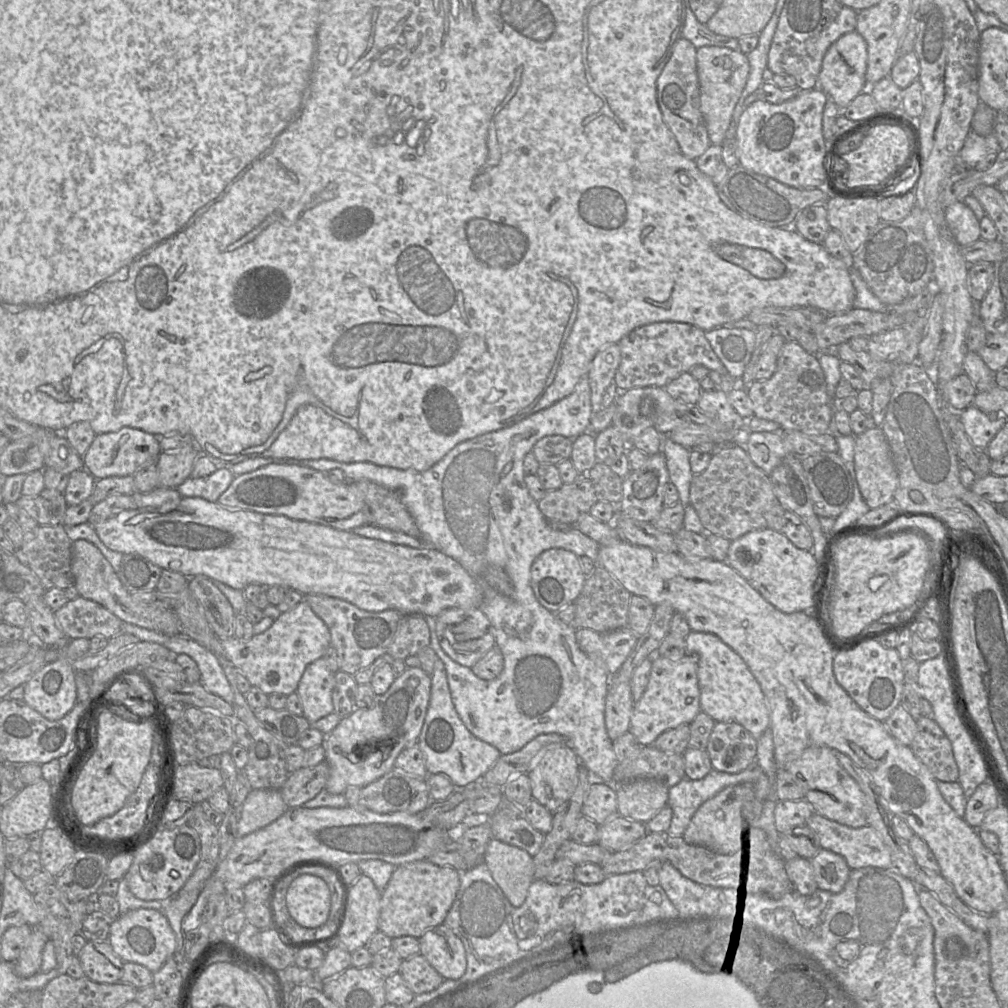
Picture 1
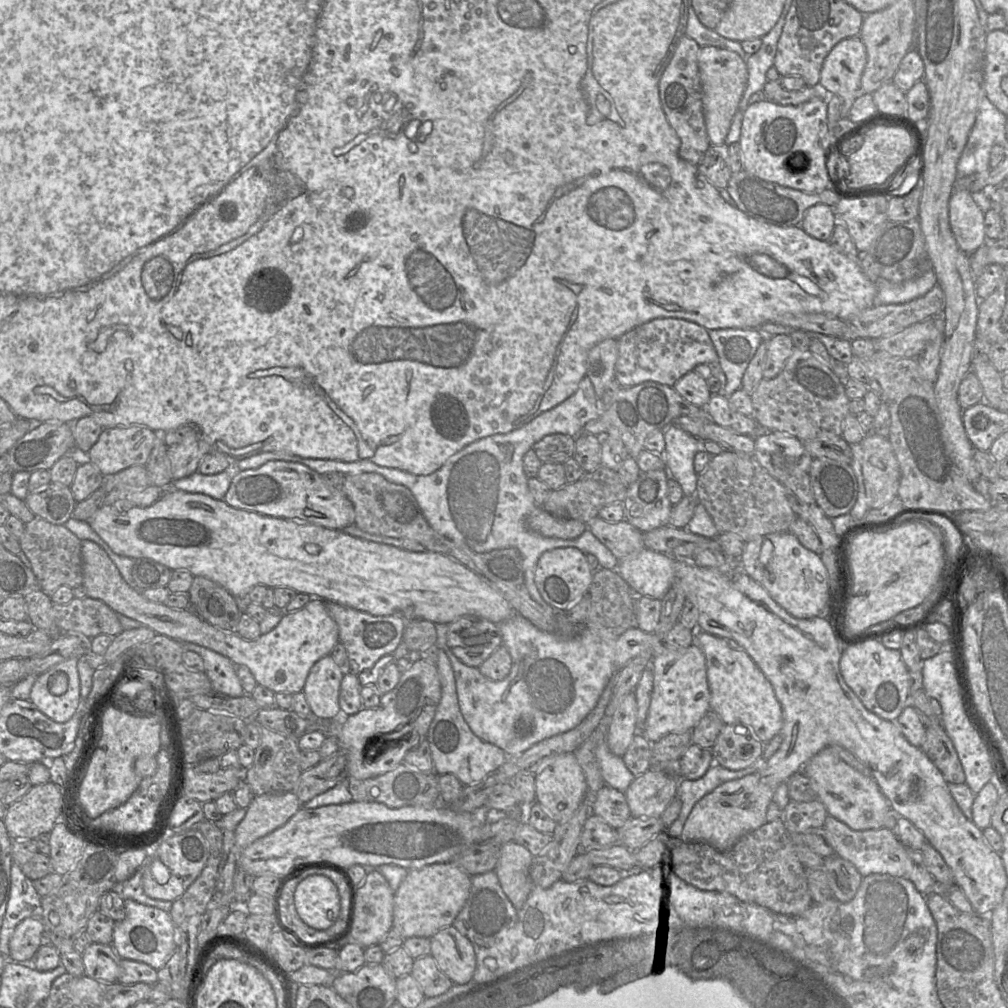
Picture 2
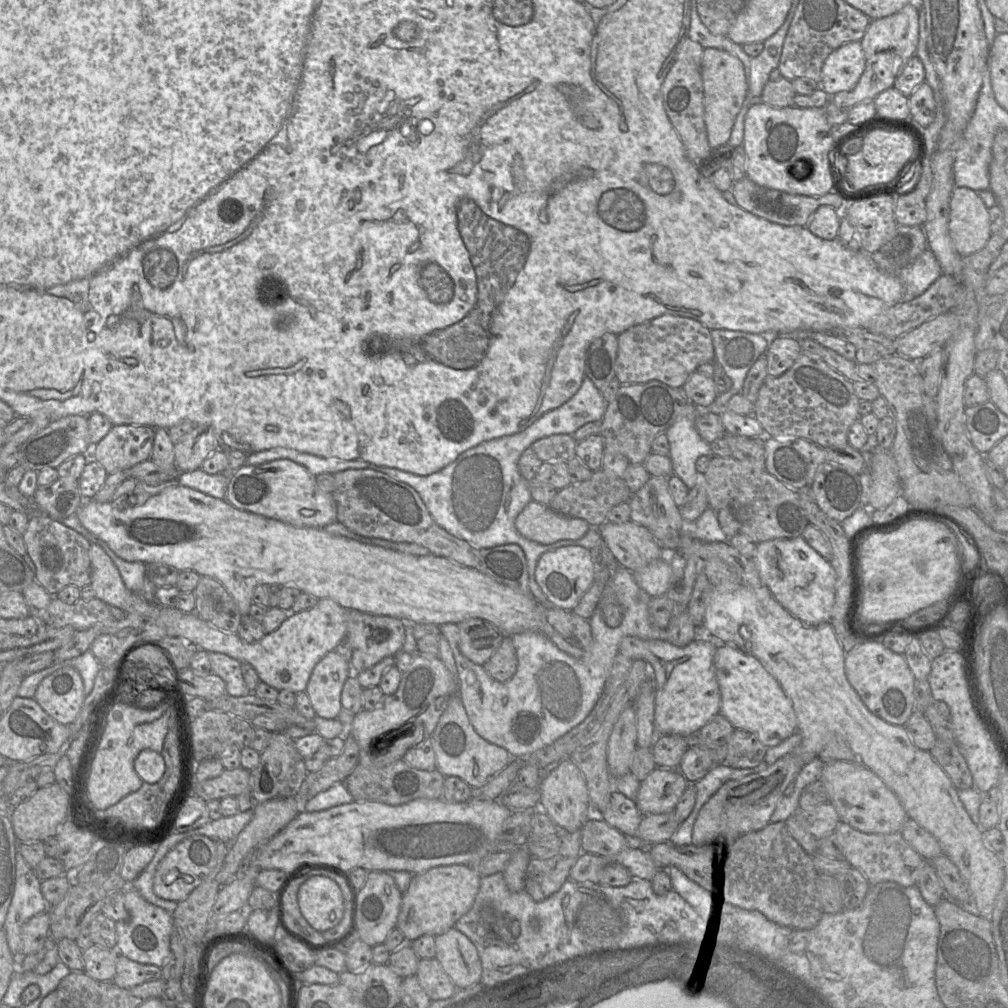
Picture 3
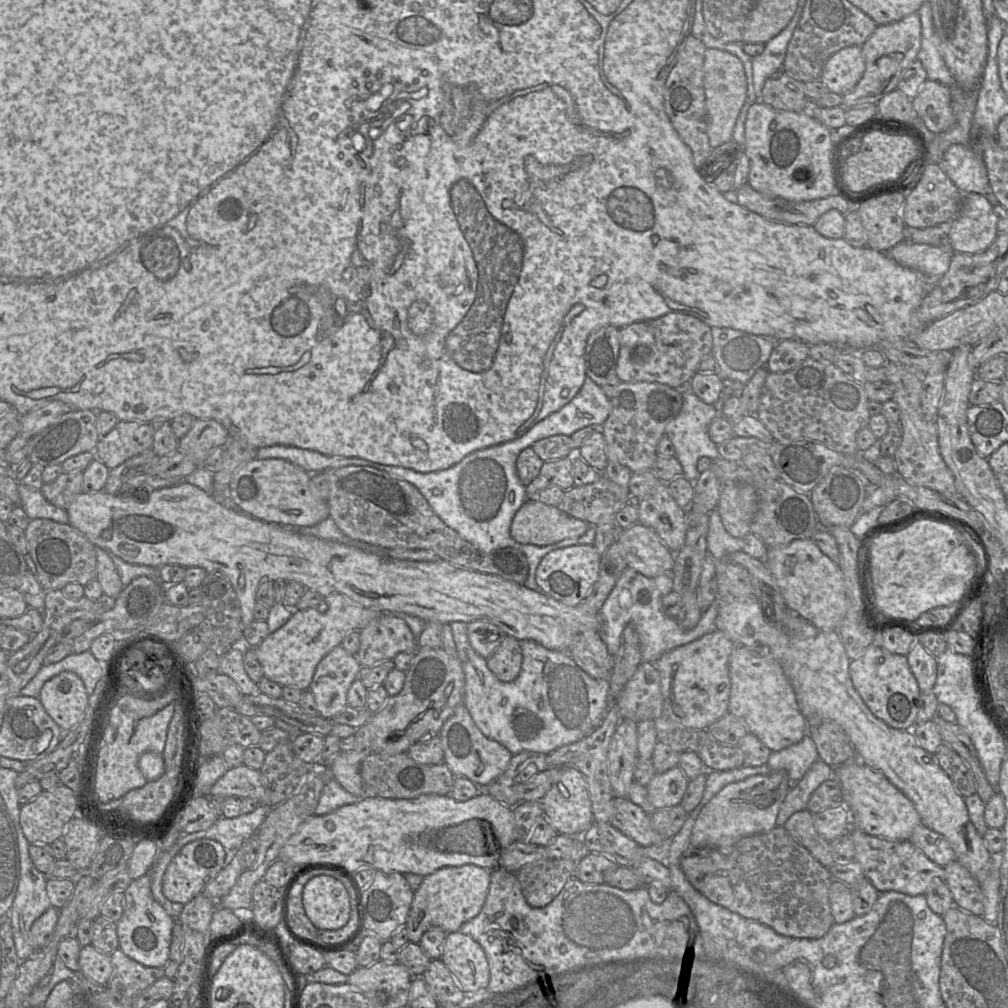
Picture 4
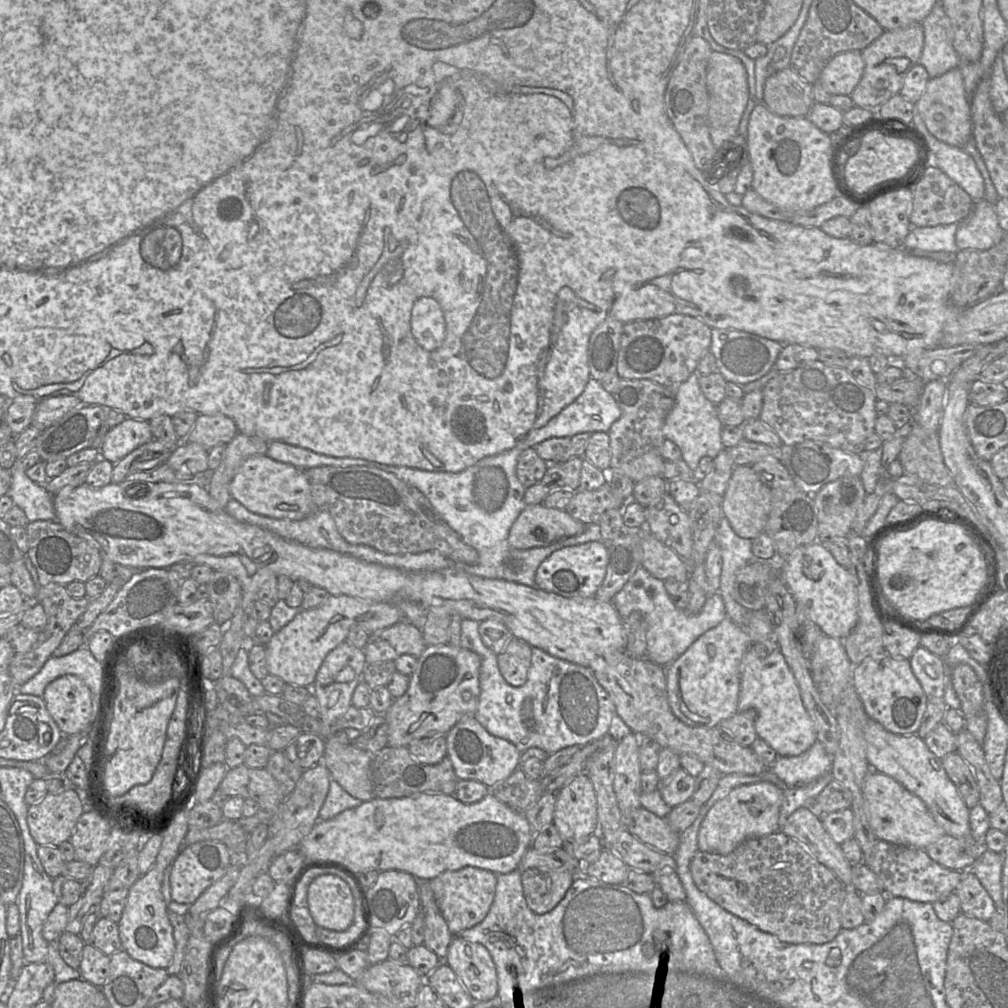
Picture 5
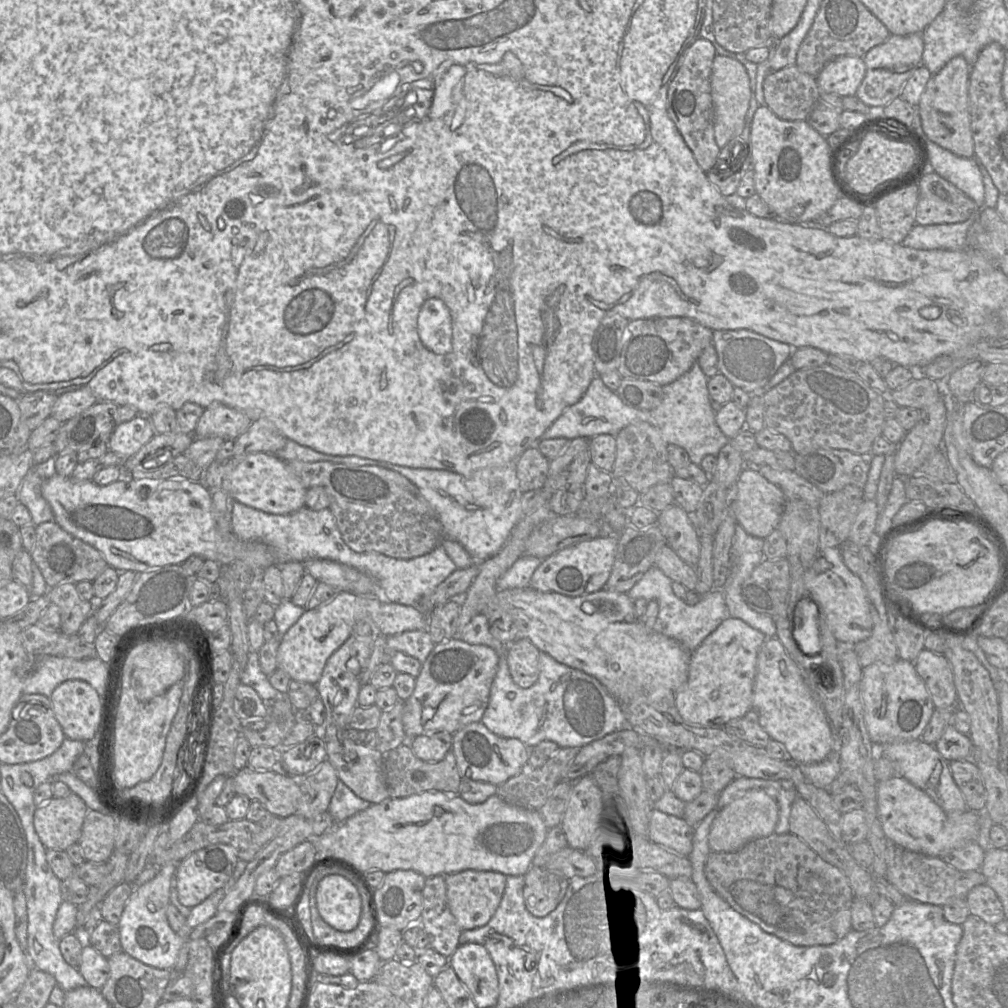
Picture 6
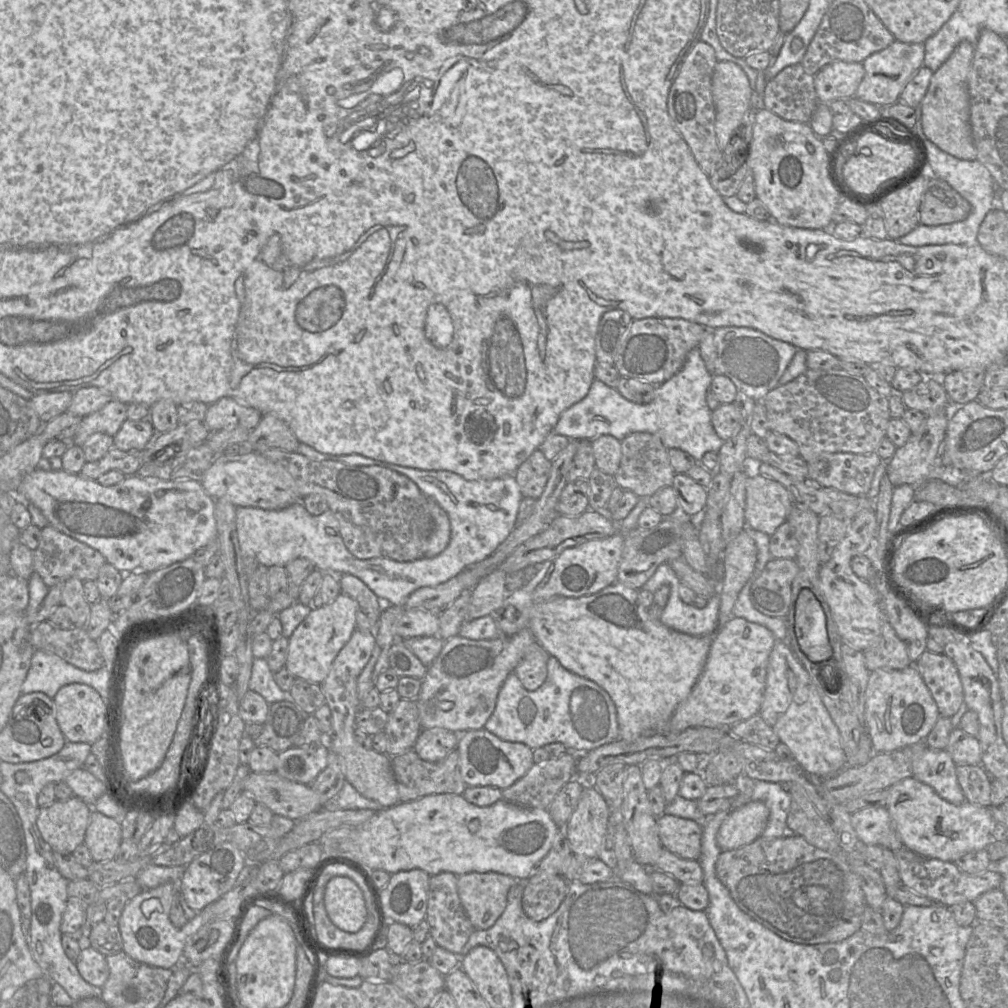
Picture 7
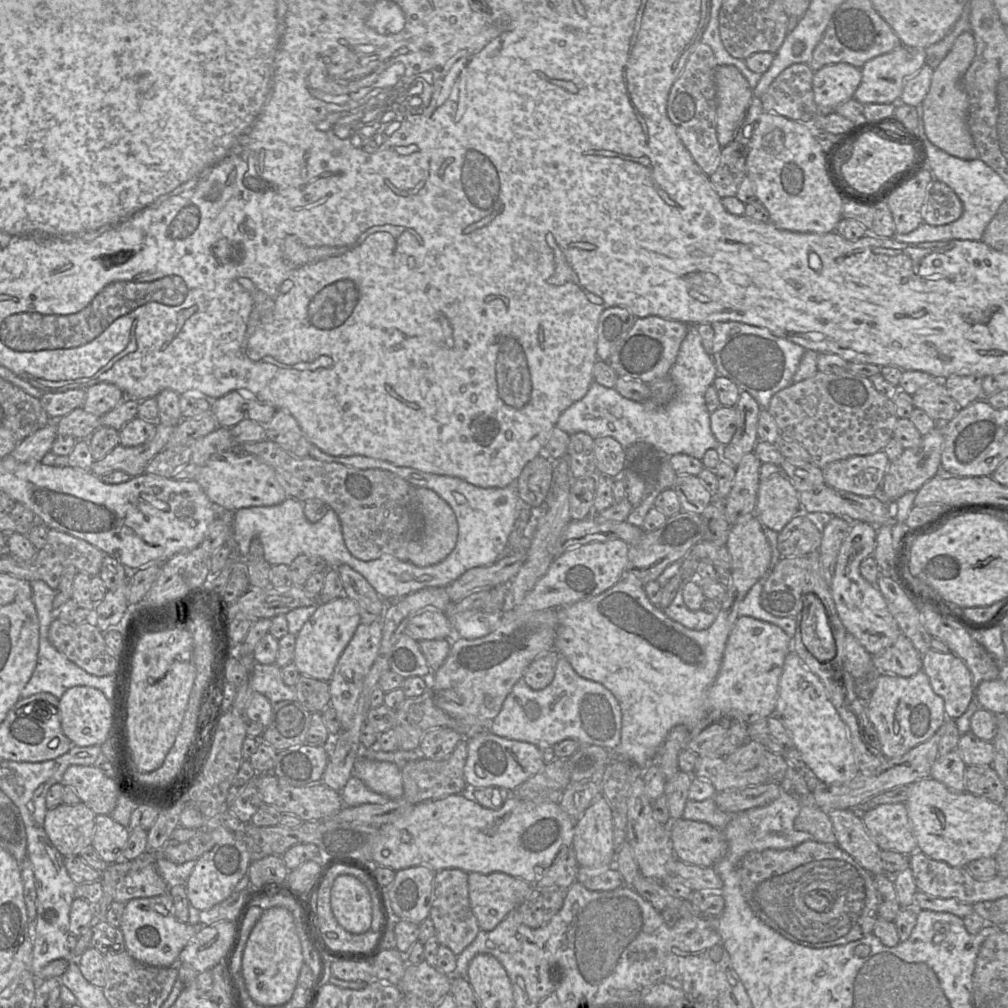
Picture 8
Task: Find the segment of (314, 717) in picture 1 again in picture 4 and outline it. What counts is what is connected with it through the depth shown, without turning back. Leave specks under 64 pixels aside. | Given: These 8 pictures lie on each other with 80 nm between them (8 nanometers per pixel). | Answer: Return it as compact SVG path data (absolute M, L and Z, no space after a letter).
M341 645L333 648L317 665L309 691L313 694L319 714L330 719L347 704L347 693L362 666L355 655Z

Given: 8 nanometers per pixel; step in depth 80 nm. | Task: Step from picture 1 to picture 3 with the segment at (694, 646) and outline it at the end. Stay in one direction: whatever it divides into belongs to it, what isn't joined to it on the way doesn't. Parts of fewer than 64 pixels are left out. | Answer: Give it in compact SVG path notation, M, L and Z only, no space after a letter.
M717 643L714 667L721 693L720 714L735 729L754 734L767 748L778 745L797 732L798 722L791 700L755 657L731 645Z

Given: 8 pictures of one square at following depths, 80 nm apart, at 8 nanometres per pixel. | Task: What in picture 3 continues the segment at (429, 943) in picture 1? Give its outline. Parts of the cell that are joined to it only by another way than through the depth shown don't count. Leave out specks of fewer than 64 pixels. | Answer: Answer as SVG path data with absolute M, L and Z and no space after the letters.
M455 927L435 936L436 959L457 988L480 982L482 964L472 941Z

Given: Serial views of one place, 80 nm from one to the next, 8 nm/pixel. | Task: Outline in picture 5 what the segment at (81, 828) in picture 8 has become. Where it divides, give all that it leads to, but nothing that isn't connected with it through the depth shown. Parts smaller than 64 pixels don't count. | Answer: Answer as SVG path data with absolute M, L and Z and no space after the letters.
M67 789L59 794L47 793L40 801L30 805L27 813L29 831L38 845L58 847L69 841L76 823L84 813L84 806L75 789Z

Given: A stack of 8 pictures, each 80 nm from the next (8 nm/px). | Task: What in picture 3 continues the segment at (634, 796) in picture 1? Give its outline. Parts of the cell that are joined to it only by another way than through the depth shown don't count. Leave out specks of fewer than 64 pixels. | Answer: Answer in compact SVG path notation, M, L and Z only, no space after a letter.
M660 768L640 782L635 804L644 814L664 814L674 810L689 782L677 768Z

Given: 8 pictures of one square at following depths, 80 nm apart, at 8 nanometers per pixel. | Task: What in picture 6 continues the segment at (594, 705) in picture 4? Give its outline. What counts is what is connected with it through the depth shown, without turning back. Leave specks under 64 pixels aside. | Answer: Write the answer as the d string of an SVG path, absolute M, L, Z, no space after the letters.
M478 614L465 626L461 633L461 640L471 645L485 645L499 654L499 666L490 689L488 707L481 719L481 723L495 735L502 738L518 739L528 748L534 748L543 741L551 741L560 748L580 749L593 741L616 732L616 730L623 728L633 730L631 727L620 727L620 723L625 722L620 705L597 679L557 662L544 652L540 652L539 655L540 674L537 682L528 689L517 686L512 680L508 668L505 656L507 646L491 635L486 614Z

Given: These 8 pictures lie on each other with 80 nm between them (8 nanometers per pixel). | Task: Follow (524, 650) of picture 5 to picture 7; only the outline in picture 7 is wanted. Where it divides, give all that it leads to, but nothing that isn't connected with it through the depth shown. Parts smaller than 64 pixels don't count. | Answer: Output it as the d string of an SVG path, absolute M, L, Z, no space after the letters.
M537 642L530 644L514 673L527 691L539 689L547 678L550 654Z

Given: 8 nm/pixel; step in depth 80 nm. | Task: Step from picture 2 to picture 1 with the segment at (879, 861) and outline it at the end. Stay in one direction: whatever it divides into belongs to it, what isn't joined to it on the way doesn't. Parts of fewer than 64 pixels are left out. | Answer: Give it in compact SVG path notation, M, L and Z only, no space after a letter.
M814 813L806 824L817 834L821 848L841 855L850 869L863 867L892 868L889 849L877 831L871 826L852 828L830 820L818 813Z

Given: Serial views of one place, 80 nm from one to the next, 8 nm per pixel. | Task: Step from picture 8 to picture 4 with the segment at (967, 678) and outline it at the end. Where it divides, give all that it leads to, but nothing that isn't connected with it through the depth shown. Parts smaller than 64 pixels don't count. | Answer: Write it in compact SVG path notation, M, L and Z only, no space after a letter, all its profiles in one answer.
M917 639L906 658L920 691L932 691L937 678L936 658L927 652Z

